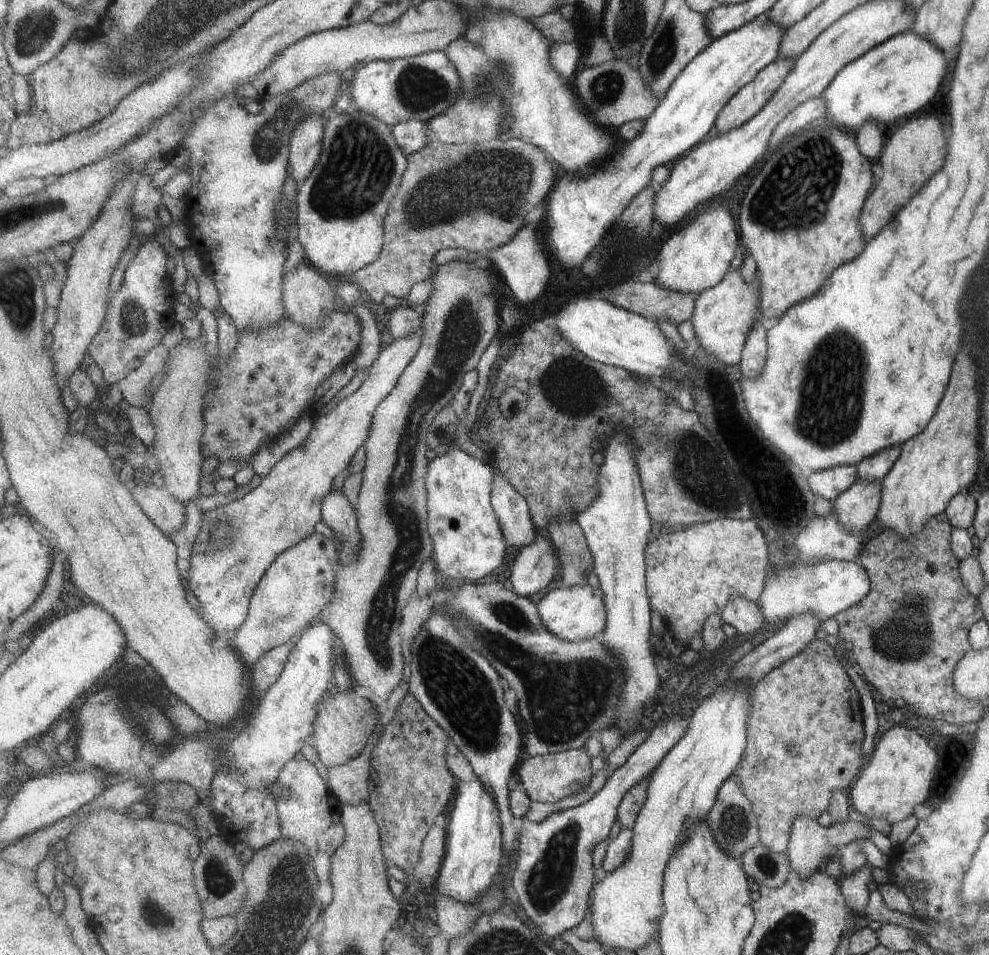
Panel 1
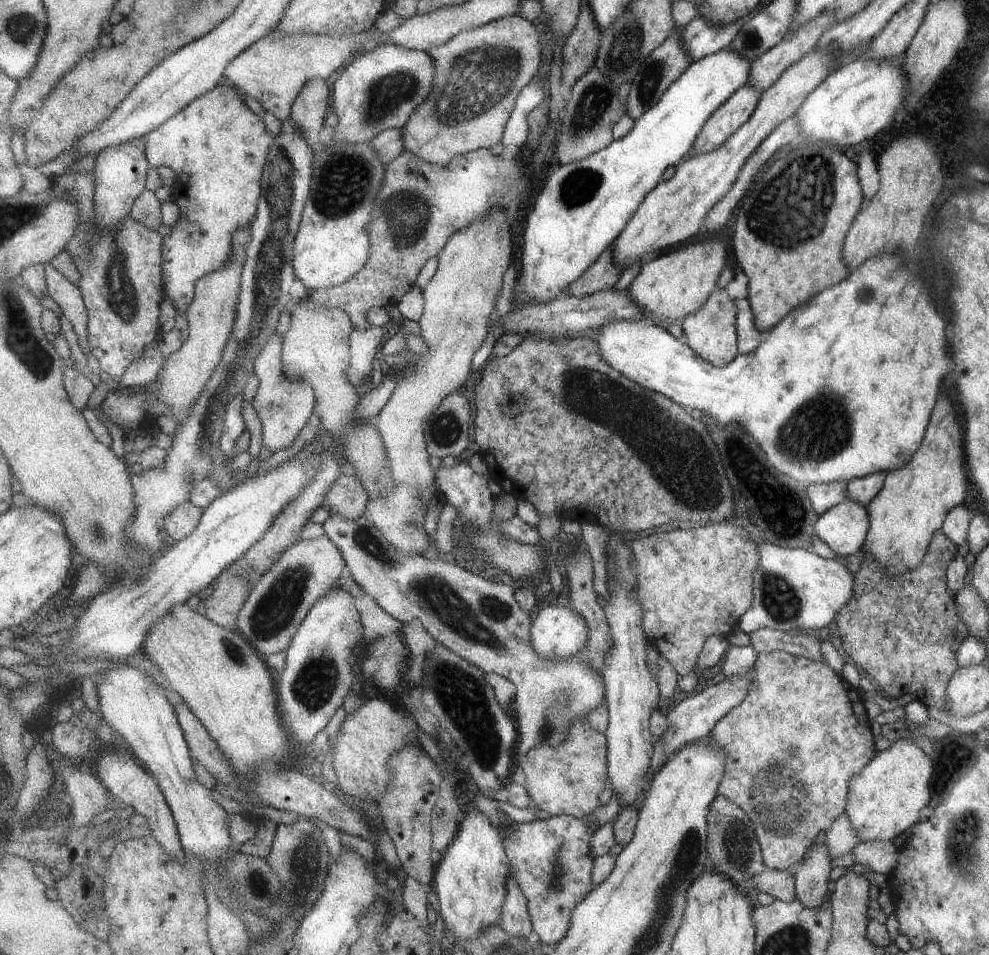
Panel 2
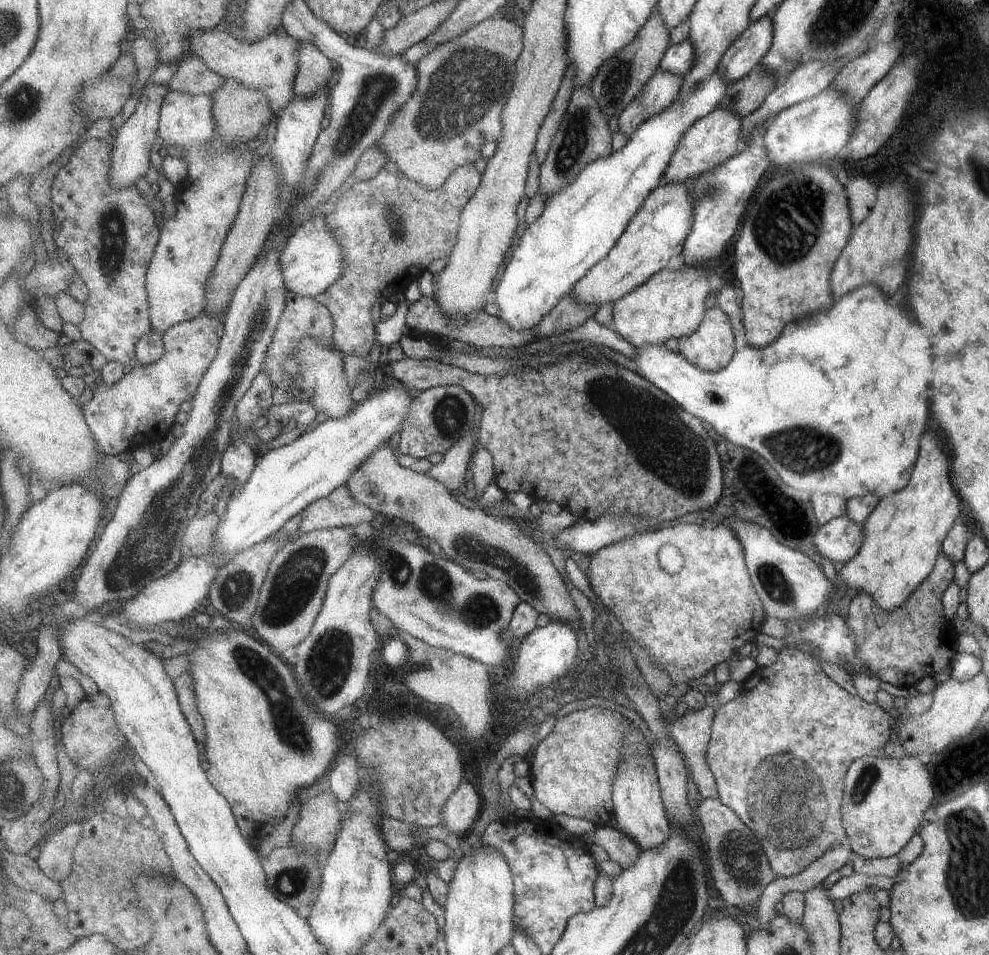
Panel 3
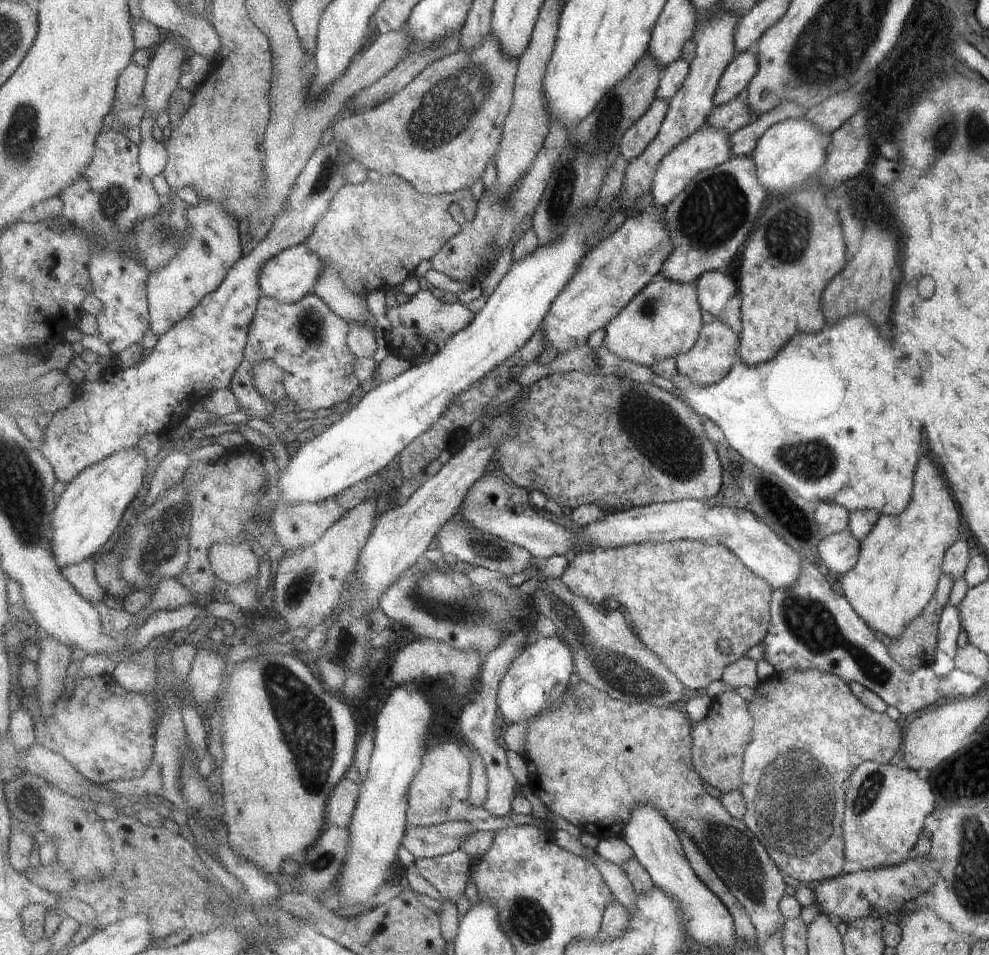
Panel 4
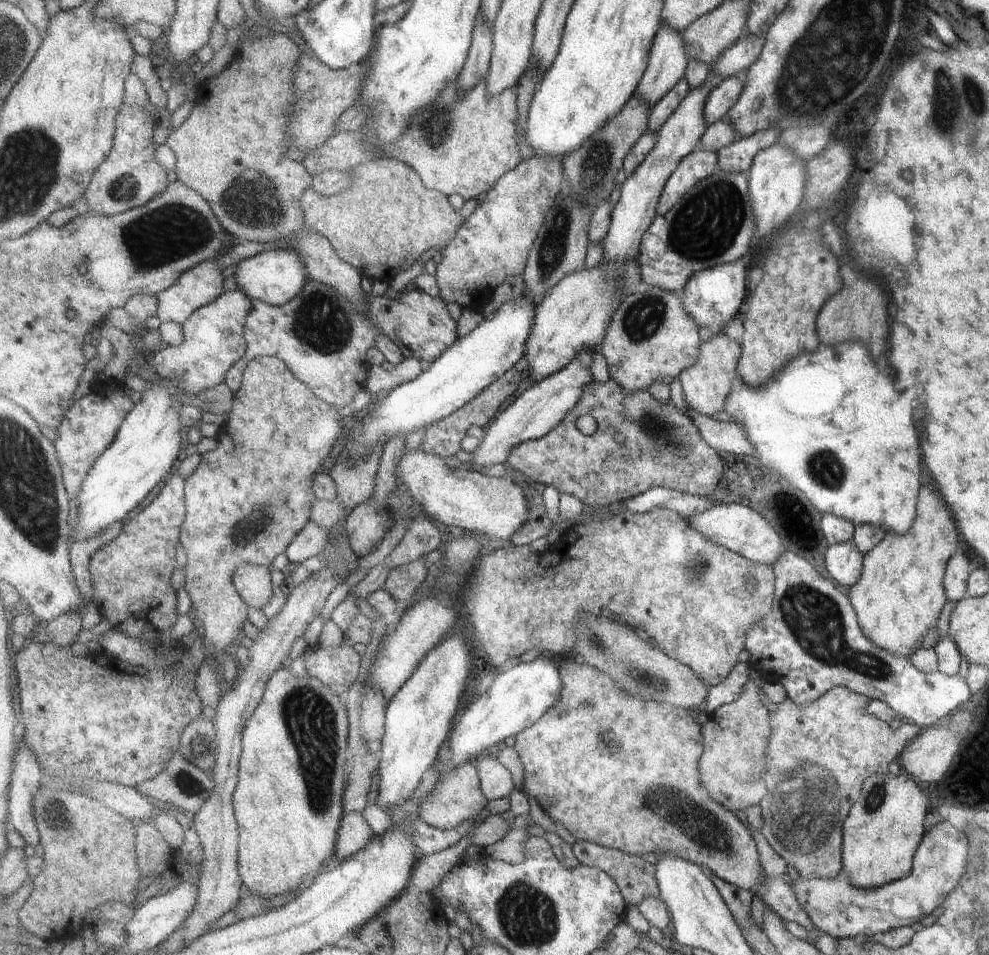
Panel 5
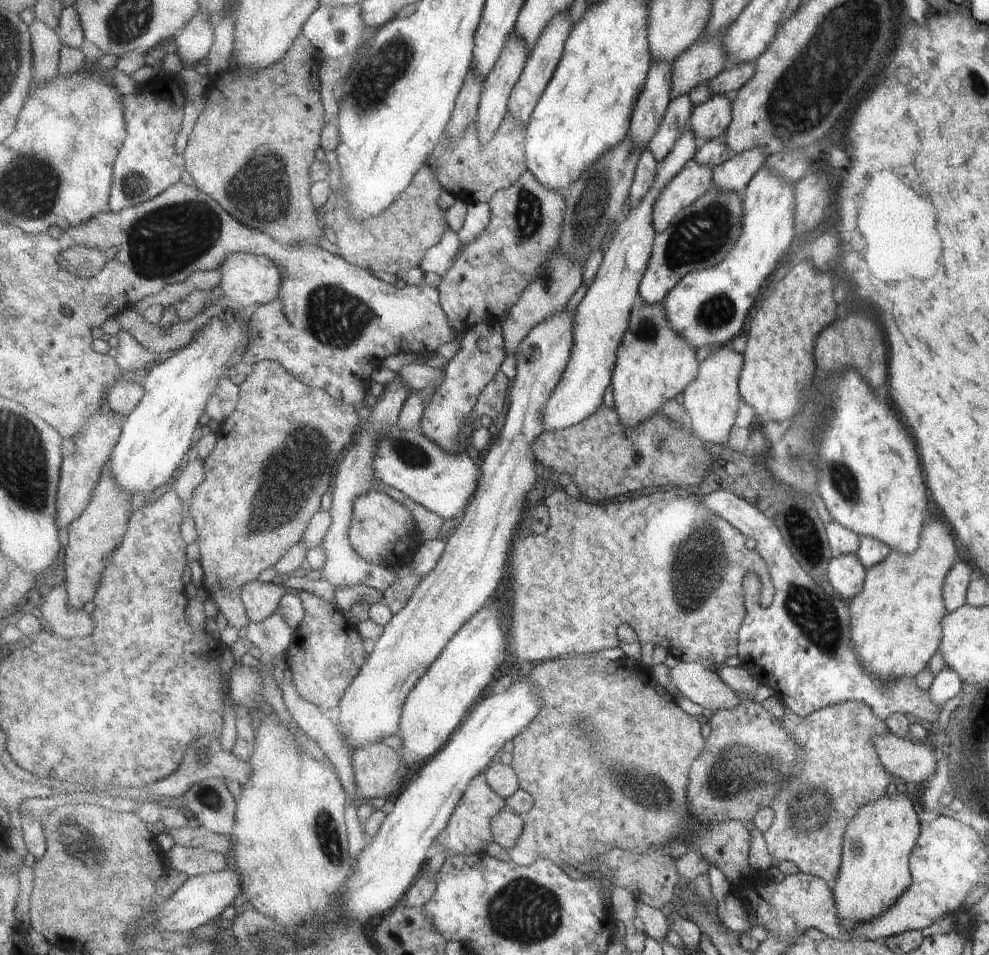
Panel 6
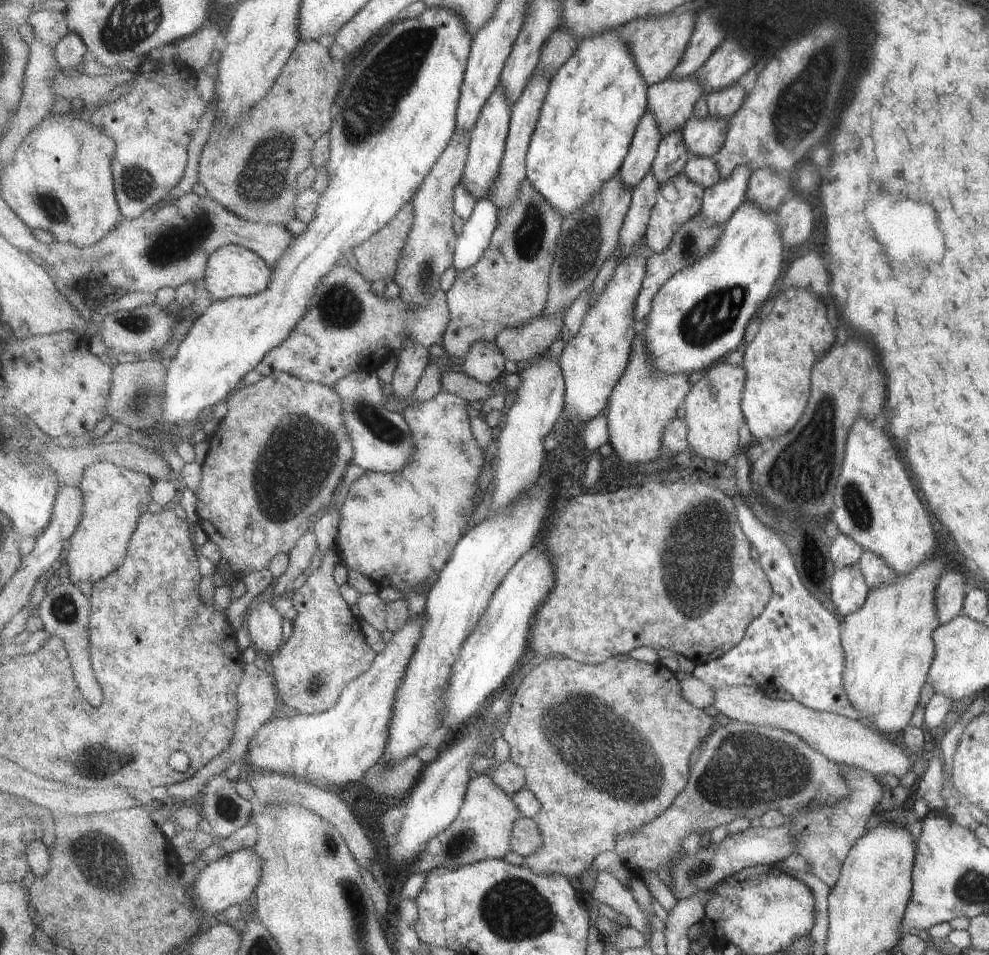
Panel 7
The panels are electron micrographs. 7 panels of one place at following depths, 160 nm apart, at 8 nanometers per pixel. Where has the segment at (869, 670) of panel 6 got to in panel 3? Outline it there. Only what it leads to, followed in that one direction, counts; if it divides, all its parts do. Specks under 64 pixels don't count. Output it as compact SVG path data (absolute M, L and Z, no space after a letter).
M923 434L909 482L896 493L881 497L862 522L862 543L857 554L839 565L839 580L847 590L869 597L882 612L900 609L929 576L941 552L942 540L958 520L959 496L947 472L941 440Z

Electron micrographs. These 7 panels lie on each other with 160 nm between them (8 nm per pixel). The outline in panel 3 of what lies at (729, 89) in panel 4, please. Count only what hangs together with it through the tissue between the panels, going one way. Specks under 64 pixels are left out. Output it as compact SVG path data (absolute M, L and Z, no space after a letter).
M770 14L750 22L748 29L729 46L721 58L718 69L721 78L732 83L747 76L769 50L772 38Z

